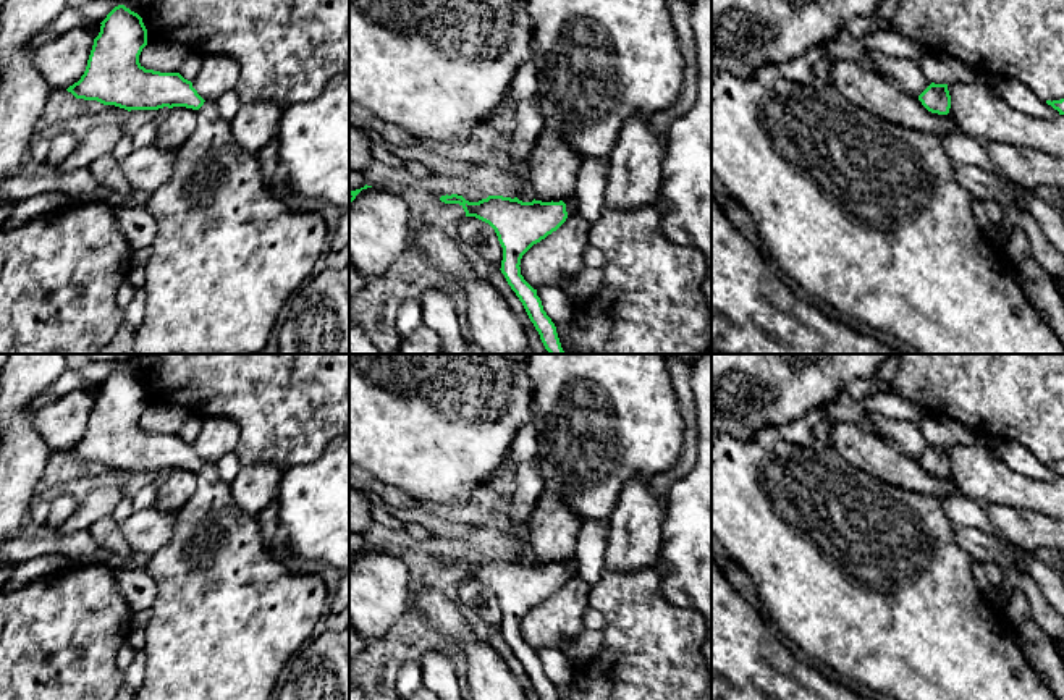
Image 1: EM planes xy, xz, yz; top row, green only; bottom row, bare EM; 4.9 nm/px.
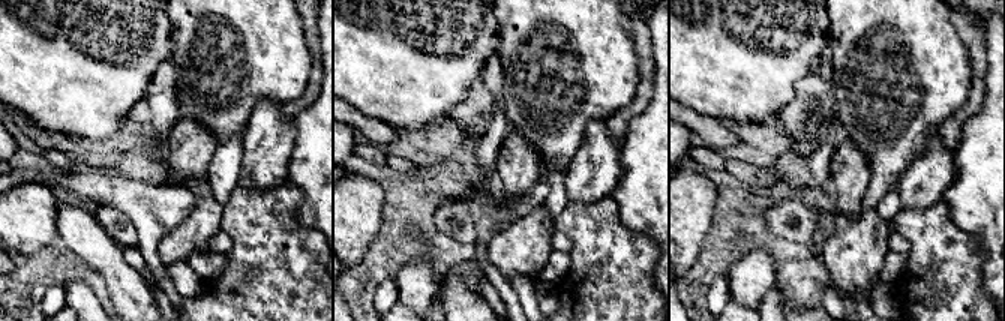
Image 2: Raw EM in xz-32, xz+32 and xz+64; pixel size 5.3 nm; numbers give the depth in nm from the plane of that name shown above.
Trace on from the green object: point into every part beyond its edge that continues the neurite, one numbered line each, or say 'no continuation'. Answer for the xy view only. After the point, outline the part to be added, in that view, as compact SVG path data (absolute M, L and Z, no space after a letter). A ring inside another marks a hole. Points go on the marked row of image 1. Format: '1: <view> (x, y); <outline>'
1: xy (228, 254); M205 100L197 124L175 152L170 179L149 194L146 210L155 218L152 255L144 265L147 302L134 331L134 354L260 354L291 294L304 285L327 251L328 228L319 212L293 212L260 176L257 154L241 147L217 102Z

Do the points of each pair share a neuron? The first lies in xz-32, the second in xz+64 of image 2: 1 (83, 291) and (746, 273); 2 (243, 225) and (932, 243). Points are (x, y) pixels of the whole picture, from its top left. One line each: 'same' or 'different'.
1: same
2: same

